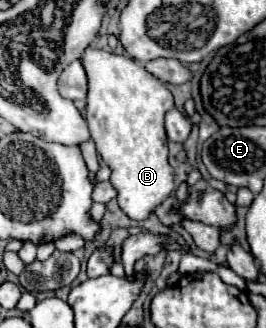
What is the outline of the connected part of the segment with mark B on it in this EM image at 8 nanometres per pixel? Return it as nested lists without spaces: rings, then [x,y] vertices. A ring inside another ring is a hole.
[[[87,47],[81,63],[89,79],[85,119],[101,159],[113,169],[111,183],[117,189],[121,211],[143,221],[173,191],[173,171],[167,163],[167,135],[163,117],[173,109],[173,93],[135,59]]]

